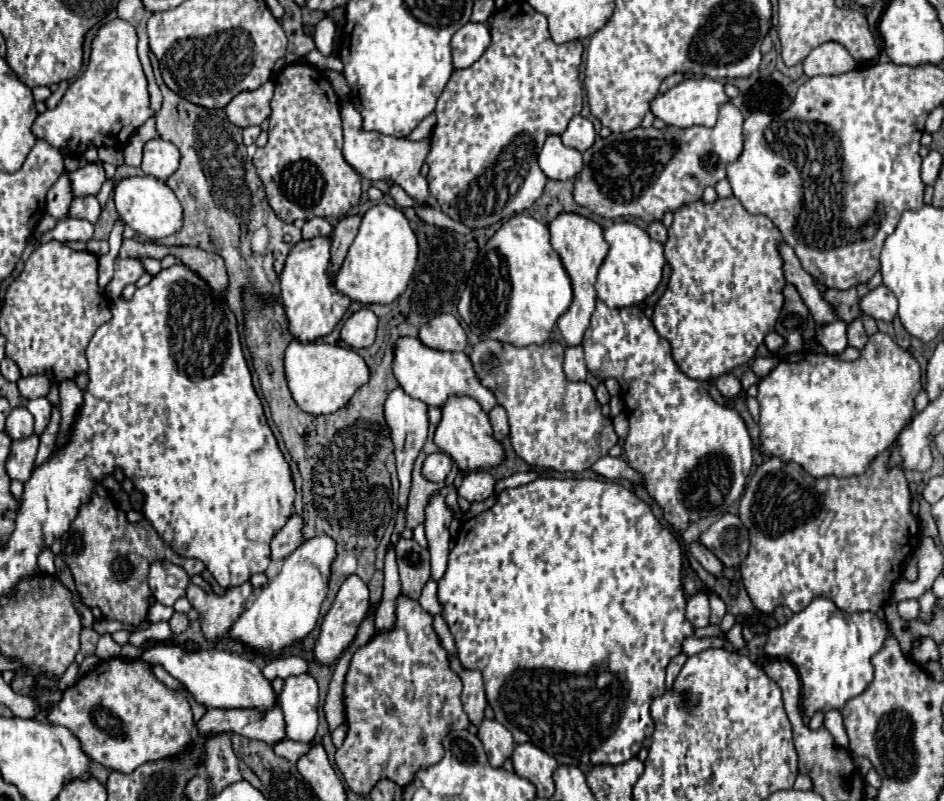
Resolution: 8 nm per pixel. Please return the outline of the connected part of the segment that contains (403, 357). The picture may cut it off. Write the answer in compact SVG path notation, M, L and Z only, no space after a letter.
M401 337L397 341L397 351L395 351L395 359L393 359L393 373L409 397L423 401L429 407L443 407L447 397L453 397L453 395L457 395L457 397L467 395L467 397L475 399L485 413L489 413L489 409L493 409L497 405L495 395L489 389L485 389L481 385L479 377L475 375L467 353L435 351L435 349L425 347L415 337Z

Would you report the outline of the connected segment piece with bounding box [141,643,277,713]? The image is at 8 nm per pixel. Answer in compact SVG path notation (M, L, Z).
M155 643L141 659L151 665L163 665L177 681L183 683L193 699L207 709L257 709L259 713L265 713L277 705L277 693L271 683L263 677L257 663L243 655L229 653L225 649L187 653L175 643Z

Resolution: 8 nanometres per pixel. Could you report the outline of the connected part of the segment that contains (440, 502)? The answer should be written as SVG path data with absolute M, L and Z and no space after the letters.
M435 493L429 497L425 509L425 535L431 553L431 577L437 581L447 569L449 555L449 523L455 519L455 511L445 505L445 497Z

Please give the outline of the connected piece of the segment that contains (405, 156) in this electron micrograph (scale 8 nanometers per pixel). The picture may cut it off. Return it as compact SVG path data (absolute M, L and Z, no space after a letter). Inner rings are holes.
M343 101L341 105L341 119L343 119L343 137L345 137L345 145L343 145L345 161L365 179L397 183L399 187L403 187L403 191L409 197L425 205L429 199L429 187L427 187L427 179L421 175L421 165L425 163L425 157L429 153L429 137L421 141L411 141L411 139L387 137L375 131L363 131L361 115L349 101Z

